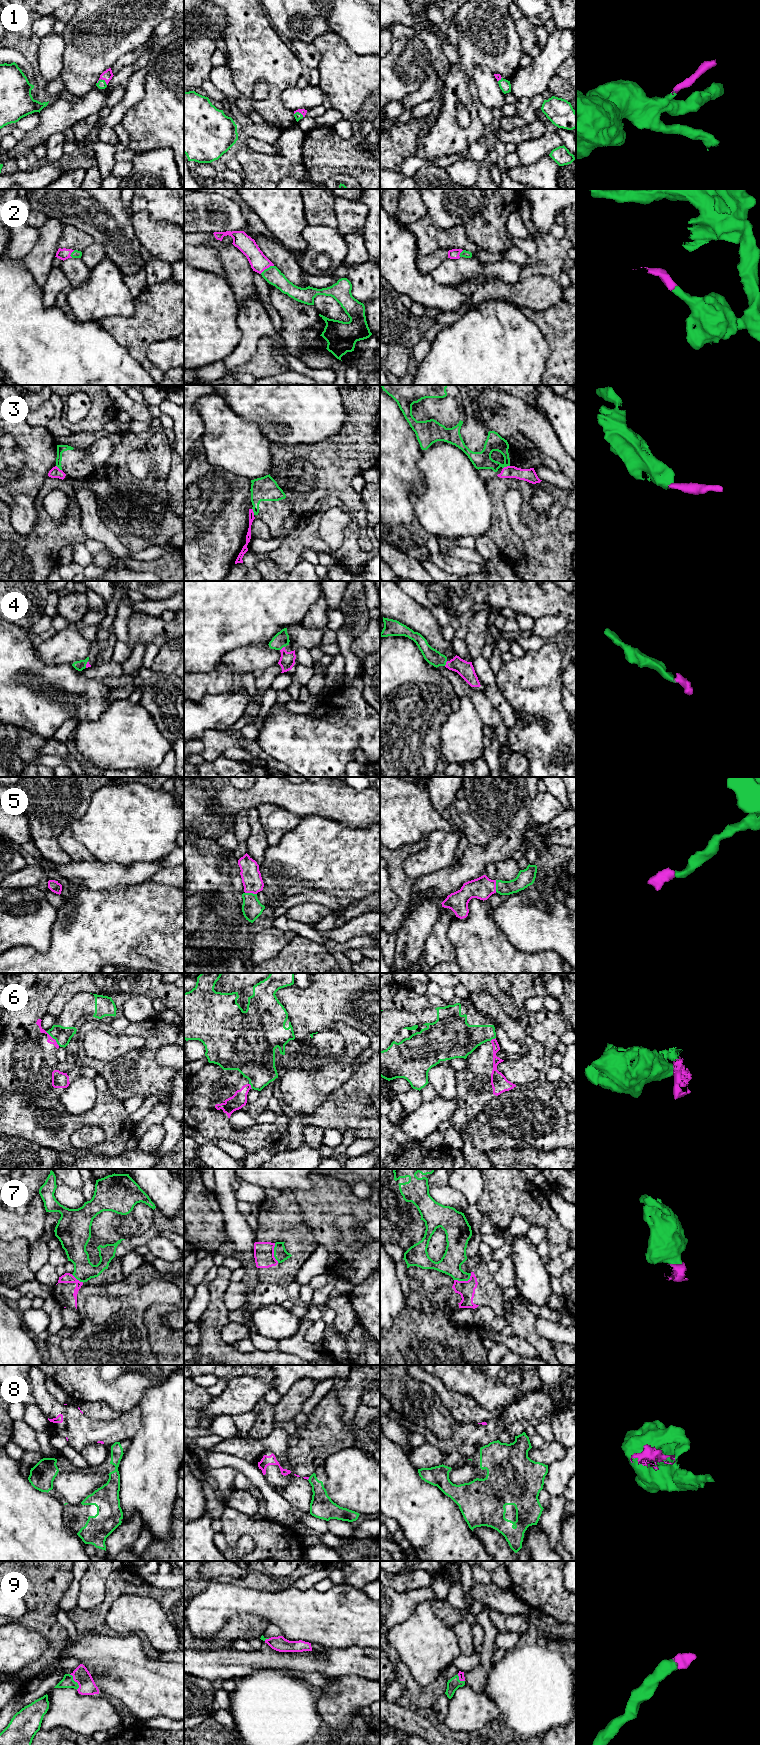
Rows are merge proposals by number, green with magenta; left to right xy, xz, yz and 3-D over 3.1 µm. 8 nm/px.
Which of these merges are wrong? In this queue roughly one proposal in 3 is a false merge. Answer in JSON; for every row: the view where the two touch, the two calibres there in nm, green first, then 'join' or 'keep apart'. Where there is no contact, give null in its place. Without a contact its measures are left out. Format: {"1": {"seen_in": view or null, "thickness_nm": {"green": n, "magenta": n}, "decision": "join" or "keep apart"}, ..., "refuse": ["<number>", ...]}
{"1": {"seen_in": "xy", "thickness_nm": {"green": 70, "magenta": 90}, "decision": "join"}, "2": {"seen_in": "xz", "thickness_nm": {"green": 140, "magenta": 150}, "decision": "join"}, "3": {"seen_in": "yz", "thickness_nm": {"green": 140, "magenta": 110}, "decision": "keep apart"}, "4": {"seen_in": "xz", "thickness_nm": {"green": 120, "magenta": 130}, "decision": "join"}, "5": {"seen_in": "xz", "thickness_nm": {"green": 160, "magenta": 160}, "decision": "join"}, "6": {"seen_in": "xy", "thickness_nm": {"green": 140, "magenta": 50}, "decision": "keep apart"}, "7": {"seen_in": "yz", "thickness_nm": {"green": 180, "magenta": 140}, "decision": "keep apart"}, "8": {"seen_in": "xz", "thickness_nm": {"green": 190, "magenta": 20}, "decision": "keep apart"}, "9": {"seen_in": "xy", "thickness_nm": {"green": 100, "magenta": 140}, "decision": "join"}, "refuse": ["3", "6", "7", "8"]}

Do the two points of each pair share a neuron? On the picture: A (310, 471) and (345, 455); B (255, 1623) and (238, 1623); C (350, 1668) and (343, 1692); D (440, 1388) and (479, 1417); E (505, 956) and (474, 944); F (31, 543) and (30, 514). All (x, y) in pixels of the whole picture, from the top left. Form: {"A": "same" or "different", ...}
{"A": "same", "B": "same", "C": "different", "D": "same", "E": "same", "F": "different"}

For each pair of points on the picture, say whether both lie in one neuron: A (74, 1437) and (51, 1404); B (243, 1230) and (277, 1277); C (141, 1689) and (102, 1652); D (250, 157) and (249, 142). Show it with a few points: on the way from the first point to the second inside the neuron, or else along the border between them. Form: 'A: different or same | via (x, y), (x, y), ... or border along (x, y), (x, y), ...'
A: same | via (74, 1429), (74, 1426), (59, 1412)
B: different | border along (253, 1235), (254, 1262), (257, 1267)
C: same | via (131, 1679), (112, 1661)
D: different | border along (240, 143), (255, 151), (272, 154)

